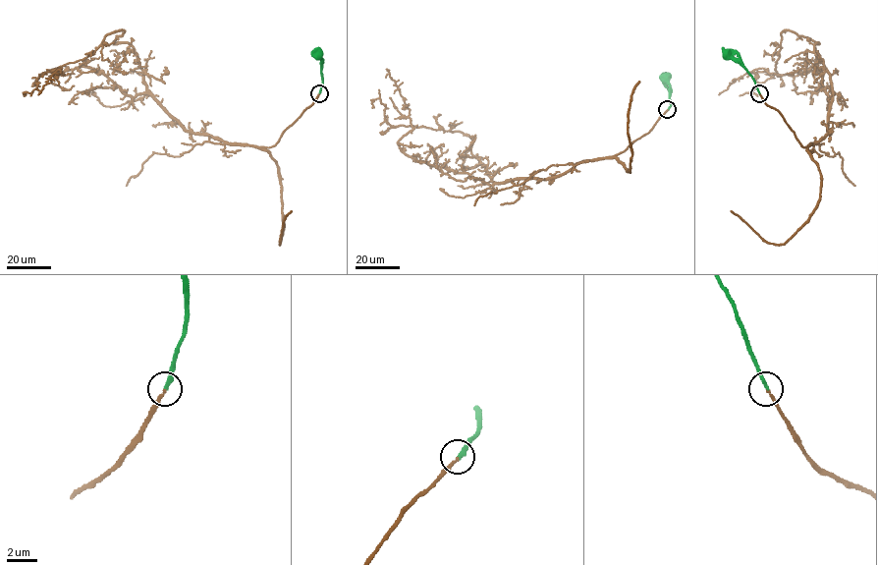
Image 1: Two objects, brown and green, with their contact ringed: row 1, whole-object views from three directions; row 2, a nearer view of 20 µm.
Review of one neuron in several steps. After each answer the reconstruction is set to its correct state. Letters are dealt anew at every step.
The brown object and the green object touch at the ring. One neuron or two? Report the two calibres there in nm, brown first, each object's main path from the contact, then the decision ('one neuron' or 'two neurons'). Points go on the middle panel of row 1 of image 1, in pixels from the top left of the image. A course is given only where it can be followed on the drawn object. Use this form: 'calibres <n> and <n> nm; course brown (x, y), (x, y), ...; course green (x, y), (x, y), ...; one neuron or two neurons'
calibres 180 and 240 nm; course brown (667, 110), (623, 152), (496, 183), (482, 165), (463, 169), (468, 136), (391, 126), (379, 98), (371, 107); course green (667, 110), (670, 102), (666, 78); one neuron

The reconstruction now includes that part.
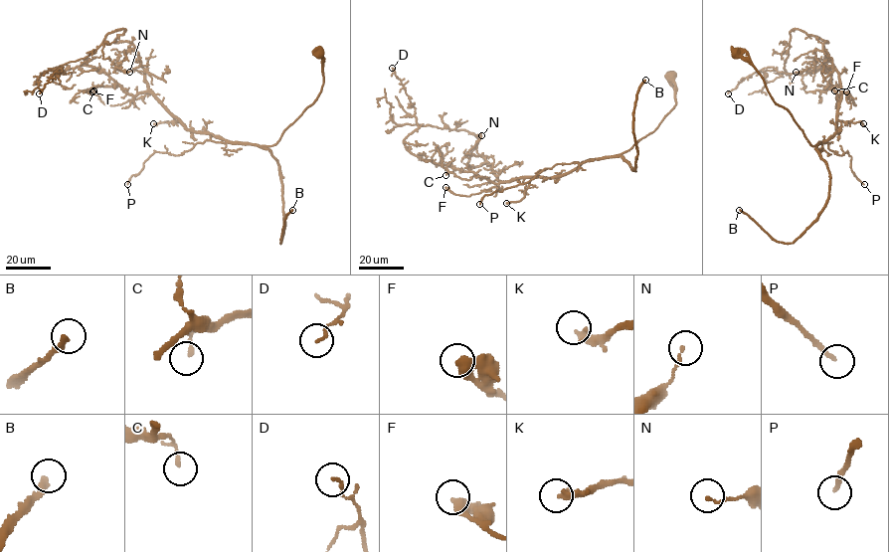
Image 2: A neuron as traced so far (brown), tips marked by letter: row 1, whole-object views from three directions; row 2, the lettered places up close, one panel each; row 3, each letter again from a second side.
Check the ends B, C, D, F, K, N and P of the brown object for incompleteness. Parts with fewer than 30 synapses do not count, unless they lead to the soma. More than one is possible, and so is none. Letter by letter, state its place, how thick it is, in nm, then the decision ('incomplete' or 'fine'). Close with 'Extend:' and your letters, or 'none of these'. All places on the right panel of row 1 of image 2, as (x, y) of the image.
B: at (739, 210); 280 nm thick; incomplete
C: at (834, 91); 110 nm thick; fine
D: at (728, 93); 130 nm thick; fine
F: at (846, 92); 550 nm thick; fine
K: at (863, 123); 280 nm thick; incomplete
N: at (796, 72); 140 nm thick; fine
P: at (864, 184); 180 nm thick; fine
Extend: B, K

